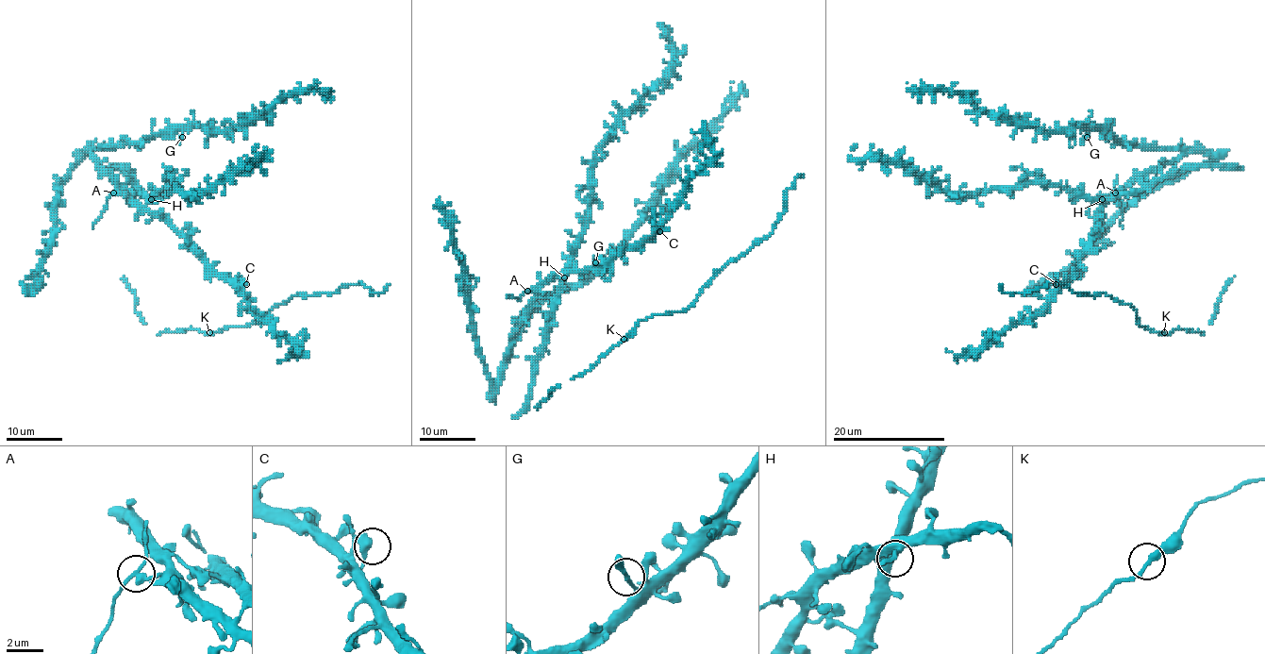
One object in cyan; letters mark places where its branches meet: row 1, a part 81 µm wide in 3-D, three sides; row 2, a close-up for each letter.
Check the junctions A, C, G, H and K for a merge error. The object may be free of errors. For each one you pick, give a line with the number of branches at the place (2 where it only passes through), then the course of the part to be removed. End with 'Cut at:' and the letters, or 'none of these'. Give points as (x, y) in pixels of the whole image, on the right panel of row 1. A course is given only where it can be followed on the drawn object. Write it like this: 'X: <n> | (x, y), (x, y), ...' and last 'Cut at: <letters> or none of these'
A: 3 | (1115, 192), (1123, 204), (1122, 229)
Cut at: A

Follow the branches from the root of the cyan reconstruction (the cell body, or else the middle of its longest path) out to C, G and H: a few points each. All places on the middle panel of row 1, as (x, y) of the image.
C: (552, 281), (559, 275), (597, 269), (659, 231)
G: (552, 281), (540, 289), (524, 313), (506, 360), (520, 325), (551, 295), (578, 286), (598, 266), (595, 262)
H: (552, 281), (564, 277)

